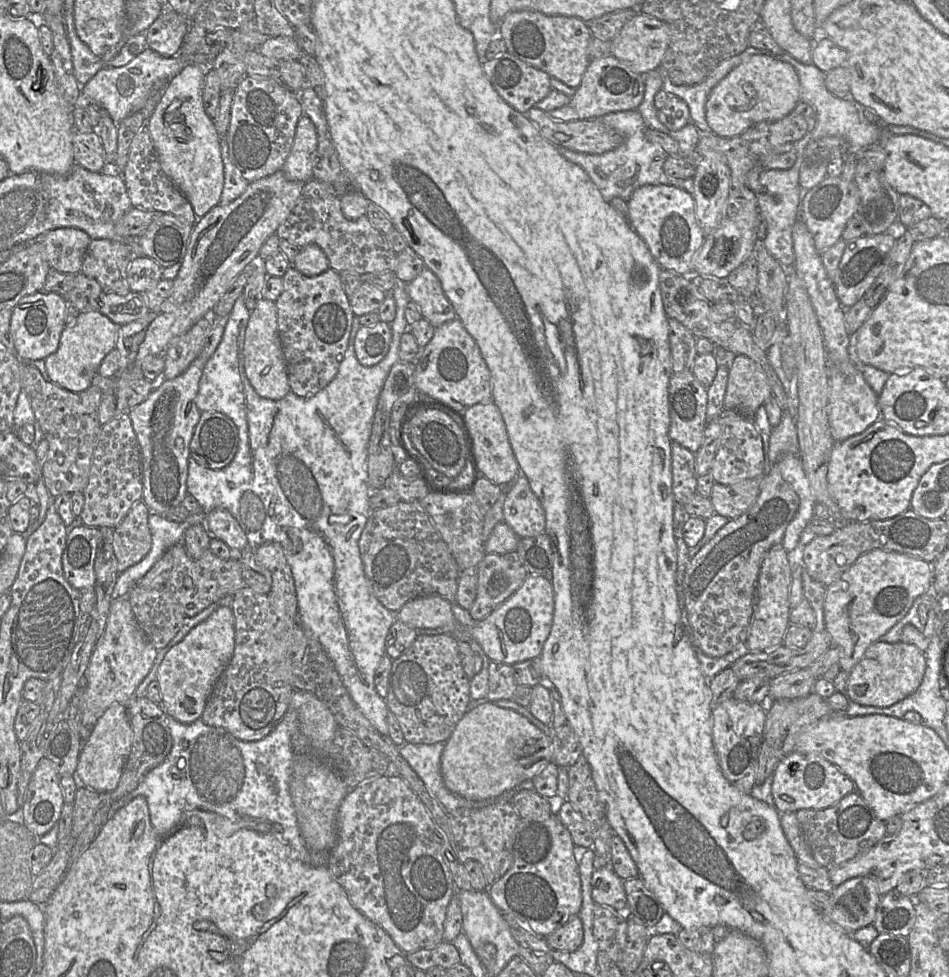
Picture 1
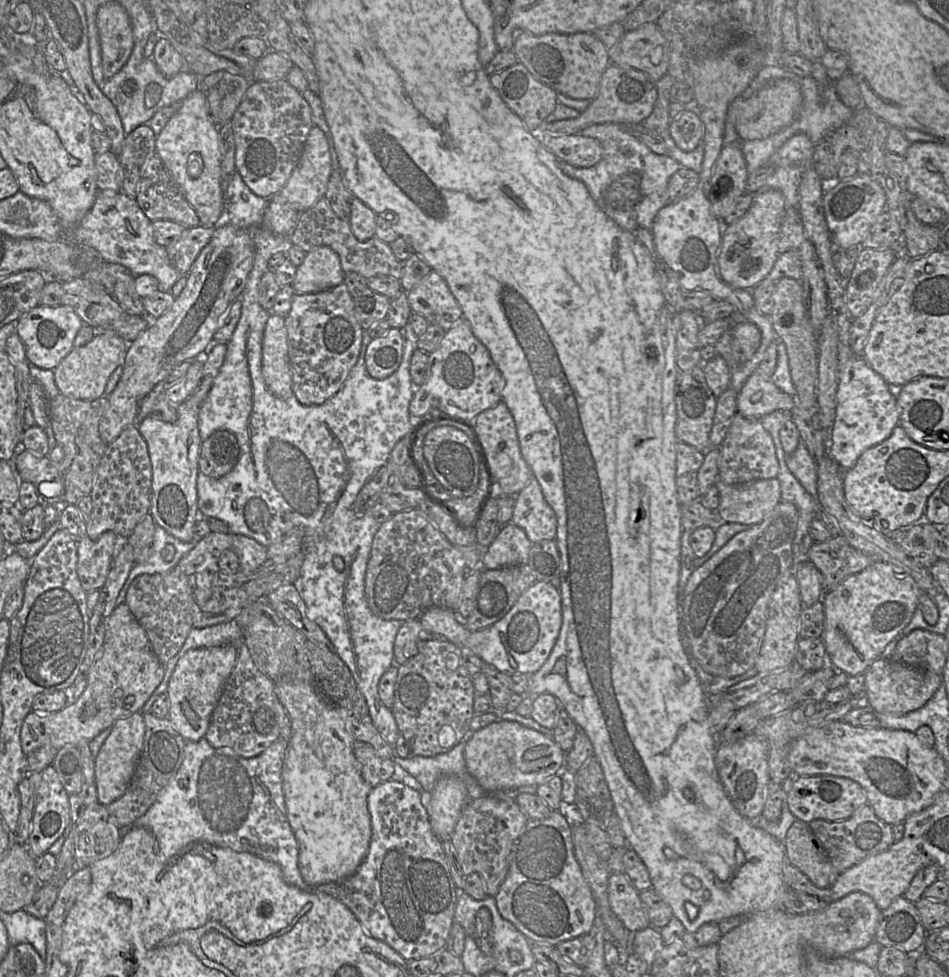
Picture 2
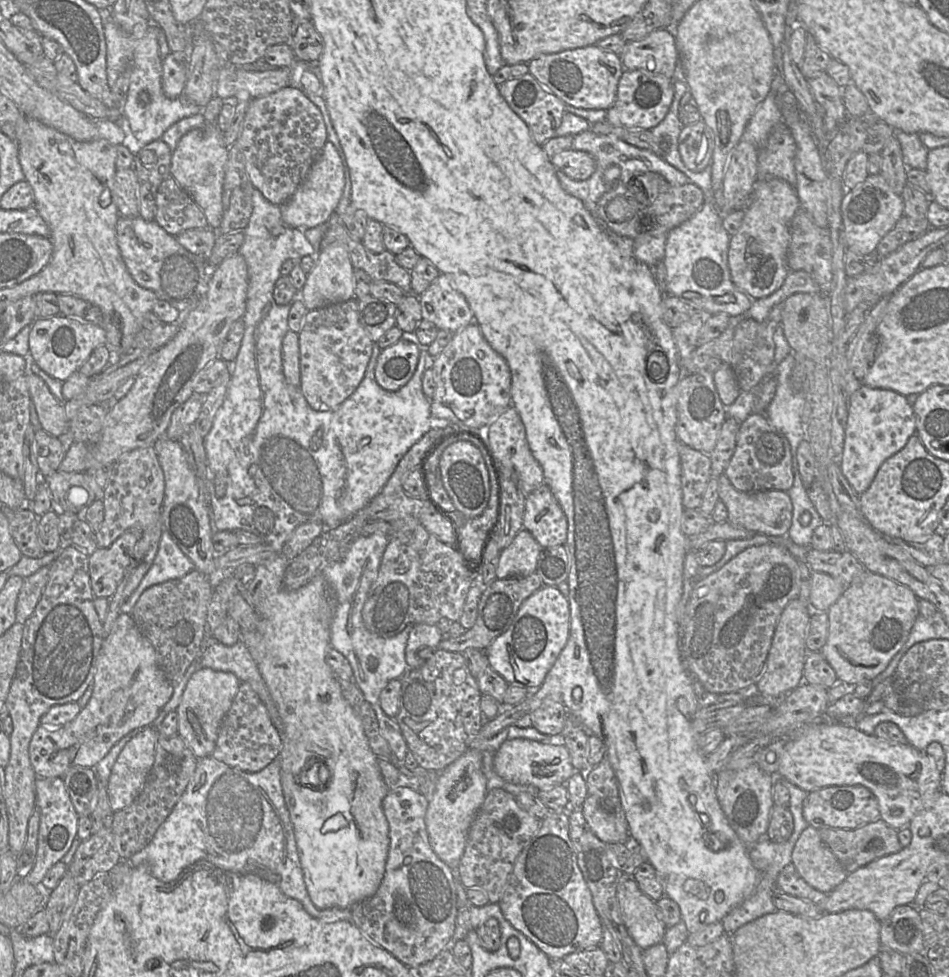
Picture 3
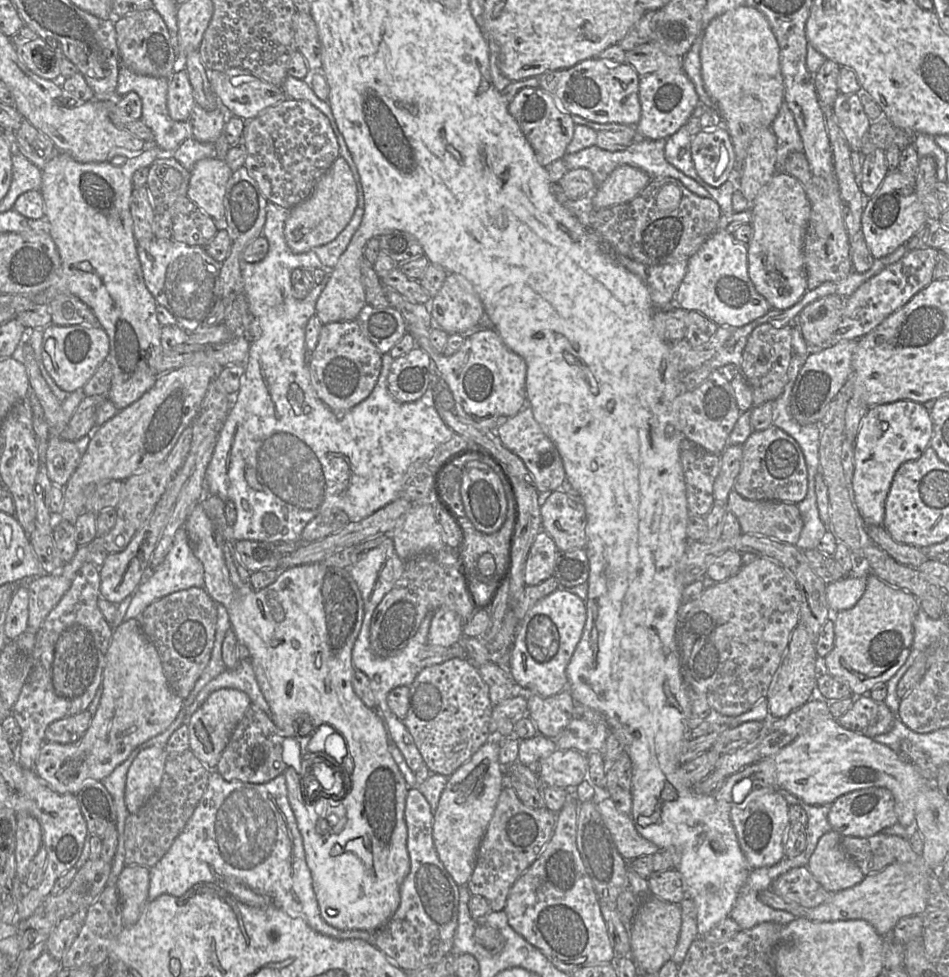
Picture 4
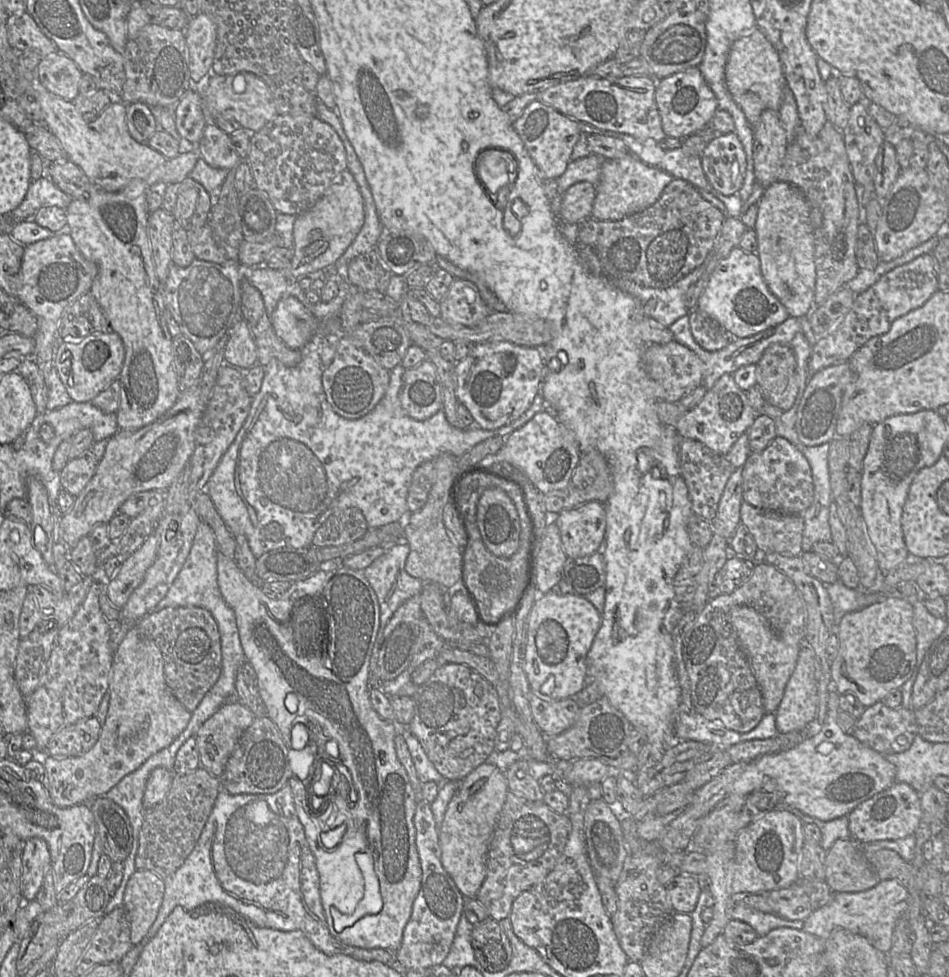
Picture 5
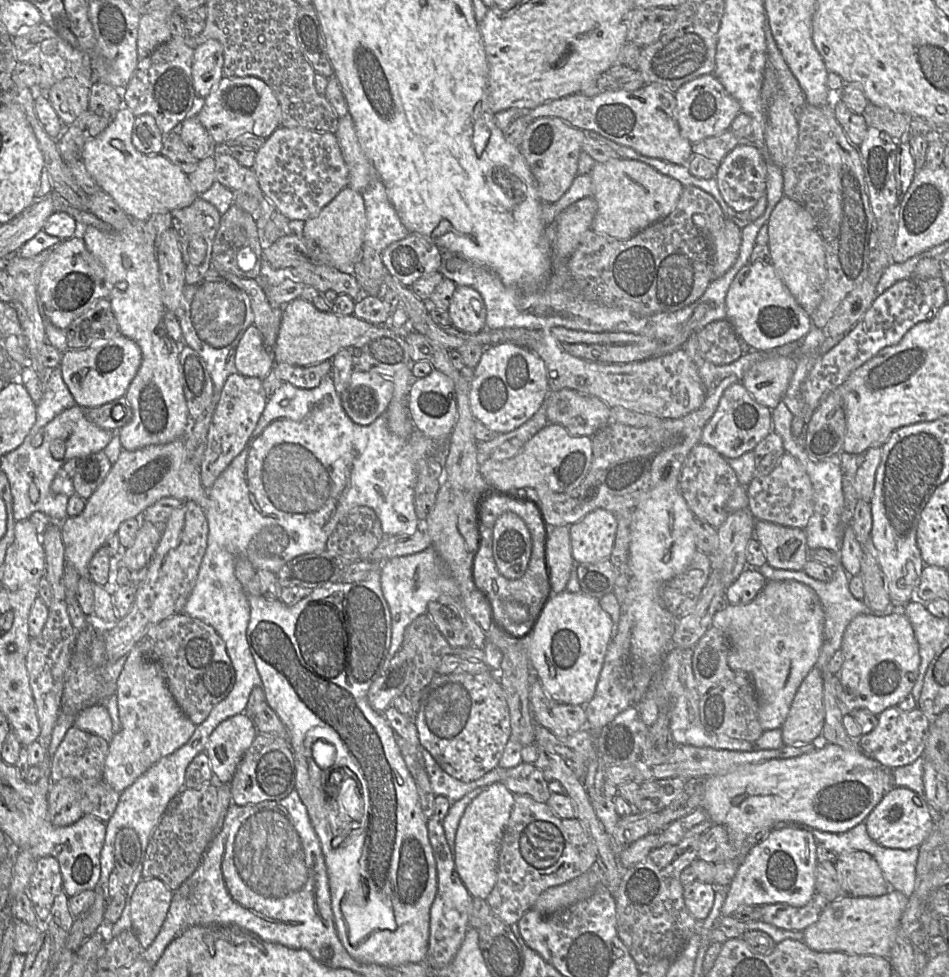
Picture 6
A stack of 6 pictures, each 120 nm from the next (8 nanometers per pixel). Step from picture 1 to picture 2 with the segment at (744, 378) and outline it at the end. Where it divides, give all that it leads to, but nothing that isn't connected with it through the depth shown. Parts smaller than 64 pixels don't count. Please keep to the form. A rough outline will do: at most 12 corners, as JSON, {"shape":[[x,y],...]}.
{"shape":[[754,372],[737,392],[738,414],[760,420],[794,400]]}

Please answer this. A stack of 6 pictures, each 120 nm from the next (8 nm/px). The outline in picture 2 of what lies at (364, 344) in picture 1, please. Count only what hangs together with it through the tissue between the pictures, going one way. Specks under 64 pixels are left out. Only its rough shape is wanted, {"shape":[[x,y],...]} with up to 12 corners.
{"shape":[[391,327],[369,343],[365,361],[376,379],[401,364],[404,338]]}

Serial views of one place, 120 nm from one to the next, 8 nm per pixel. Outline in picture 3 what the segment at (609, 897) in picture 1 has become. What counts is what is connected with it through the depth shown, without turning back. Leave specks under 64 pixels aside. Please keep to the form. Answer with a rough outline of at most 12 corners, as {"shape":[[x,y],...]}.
{"shape":[[623,876],[617,900],[624,925],[642,950],[667,928],[656,901]]}

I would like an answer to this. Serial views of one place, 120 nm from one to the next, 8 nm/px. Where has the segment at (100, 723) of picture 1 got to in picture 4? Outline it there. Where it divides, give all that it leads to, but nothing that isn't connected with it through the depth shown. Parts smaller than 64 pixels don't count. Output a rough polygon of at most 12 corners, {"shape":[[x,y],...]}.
{"shape":[[165,748],[142,749],[127,772],[124,800],[137,812],[159,788]]}

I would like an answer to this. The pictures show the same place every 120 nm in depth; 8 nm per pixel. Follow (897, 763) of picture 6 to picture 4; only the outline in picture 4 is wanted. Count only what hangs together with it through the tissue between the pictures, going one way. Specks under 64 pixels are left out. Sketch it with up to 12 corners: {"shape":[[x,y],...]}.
{"shape":[[855,696],[836,720],[874,738],[889,732],[896,718],[883,701]]}

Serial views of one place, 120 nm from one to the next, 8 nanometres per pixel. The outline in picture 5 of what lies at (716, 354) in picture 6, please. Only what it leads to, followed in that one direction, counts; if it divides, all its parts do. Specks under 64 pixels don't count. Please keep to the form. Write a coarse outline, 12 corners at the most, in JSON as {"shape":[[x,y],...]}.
{"shape":[[708,314],[687,316],[695,342],[706,351],[730,343],[728,332]]}

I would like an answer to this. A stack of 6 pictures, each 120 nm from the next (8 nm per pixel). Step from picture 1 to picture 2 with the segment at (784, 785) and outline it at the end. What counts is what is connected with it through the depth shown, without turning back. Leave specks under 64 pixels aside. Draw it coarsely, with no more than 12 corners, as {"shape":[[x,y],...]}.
{"shape":[[799,776],[787,793],[795,817],[836,822],[866,805],[849,778]]}

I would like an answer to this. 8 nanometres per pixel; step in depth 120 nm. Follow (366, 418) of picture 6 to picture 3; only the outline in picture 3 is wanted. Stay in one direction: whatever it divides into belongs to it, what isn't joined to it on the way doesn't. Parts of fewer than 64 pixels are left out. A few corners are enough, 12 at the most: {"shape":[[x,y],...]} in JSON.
{"shape":[[357,298],[308,311],[298,339],[303,396],[336,410],[374,342]]}

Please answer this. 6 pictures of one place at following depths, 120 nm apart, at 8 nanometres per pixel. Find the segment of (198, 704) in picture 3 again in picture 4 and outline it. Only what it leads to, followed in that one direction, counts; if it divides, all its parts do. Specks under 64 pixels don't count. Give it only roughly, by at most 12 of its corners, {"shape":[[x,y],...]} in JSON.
{"shape":[[245,692],[210,693],[187,722],[190,749],[216,769],[250,704]]}

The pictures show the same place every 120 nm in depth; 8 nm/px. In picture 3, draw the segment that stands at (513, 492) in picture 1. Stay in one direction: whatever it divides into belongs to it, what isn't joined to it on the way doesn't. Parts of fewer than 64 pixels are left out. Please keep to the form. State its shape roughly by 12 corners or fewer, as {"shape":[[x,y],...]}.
{"shape":[[546,484],[523,525],[543,548],[565,545],[567,517]]}

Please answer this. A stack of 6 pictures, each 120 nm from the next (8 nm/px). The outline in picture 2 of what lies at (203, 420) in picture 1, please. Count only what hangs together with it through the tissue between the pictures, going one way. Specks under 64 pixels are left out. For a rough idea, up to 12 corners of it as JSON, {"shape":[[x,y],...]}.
{"shape":[[229,430],[201,442],[199,470],[211,478],[230,472],[239,445]]}

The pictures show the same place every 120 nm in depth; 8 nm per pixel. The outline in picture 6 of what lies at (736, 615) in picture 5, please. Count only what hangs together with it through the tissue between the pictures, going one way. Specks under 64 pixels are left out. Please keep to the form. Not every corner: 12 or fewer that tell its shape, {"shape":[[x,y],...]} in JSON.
{"shape":[[769,582],[712,625],[781,729],[824,638],[819,596]]}

